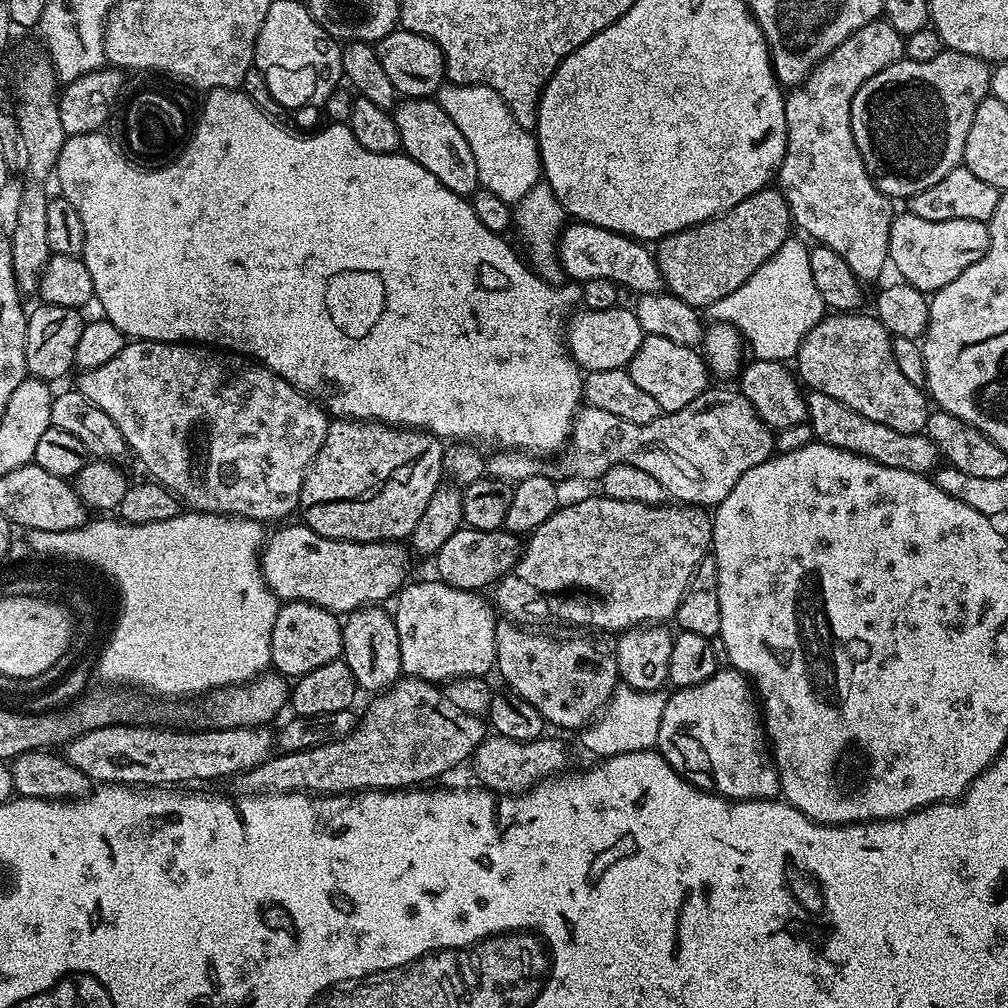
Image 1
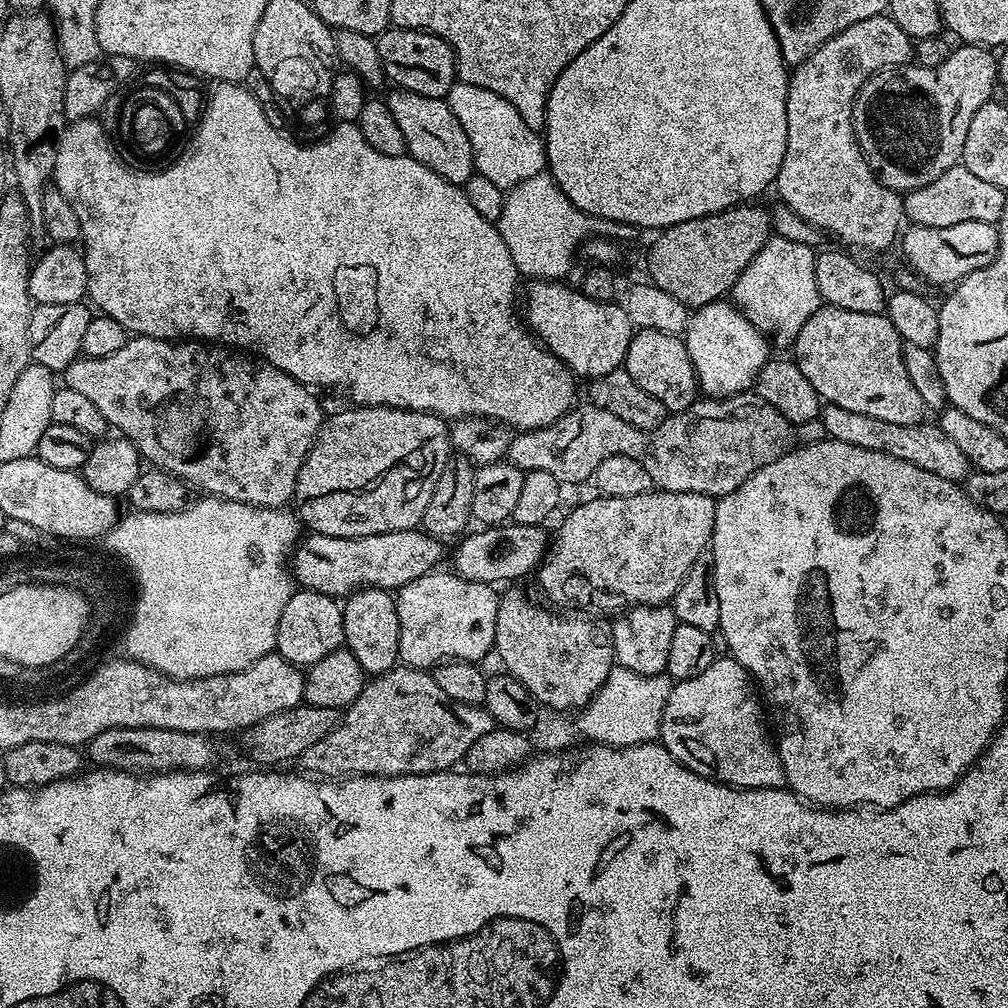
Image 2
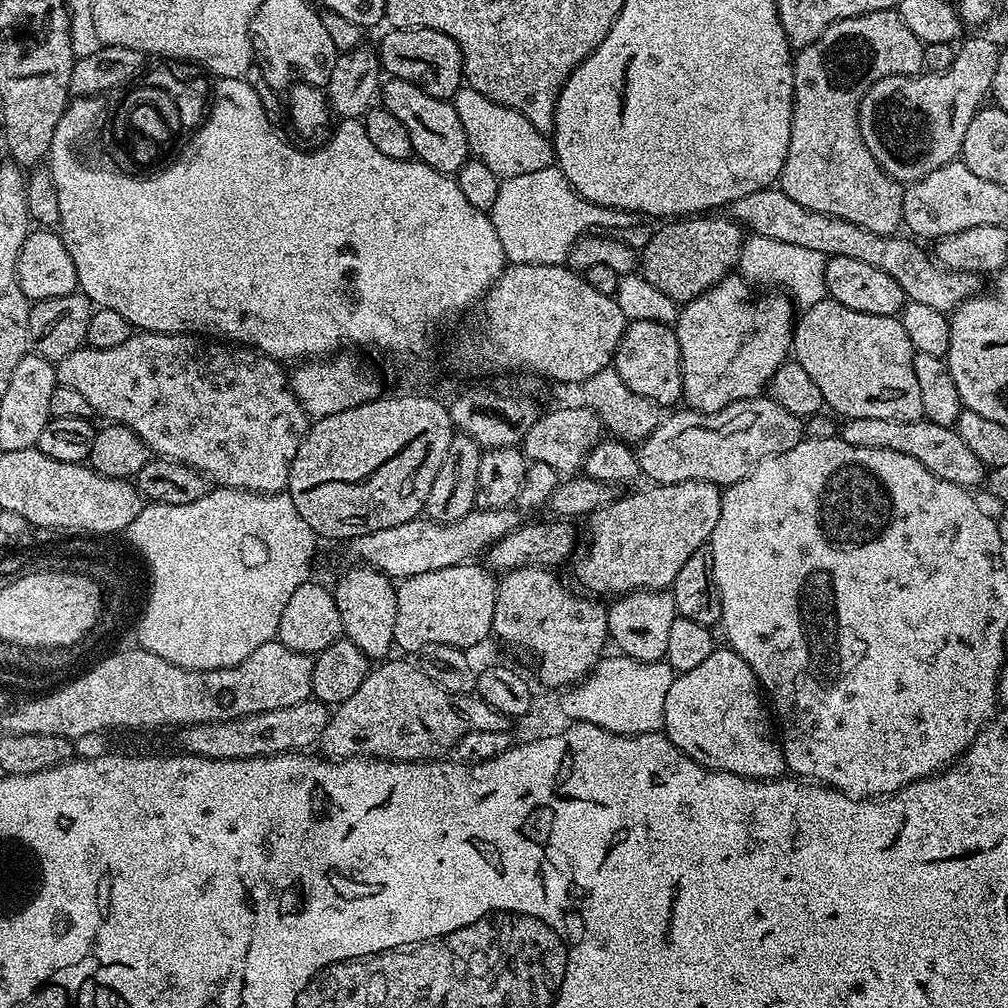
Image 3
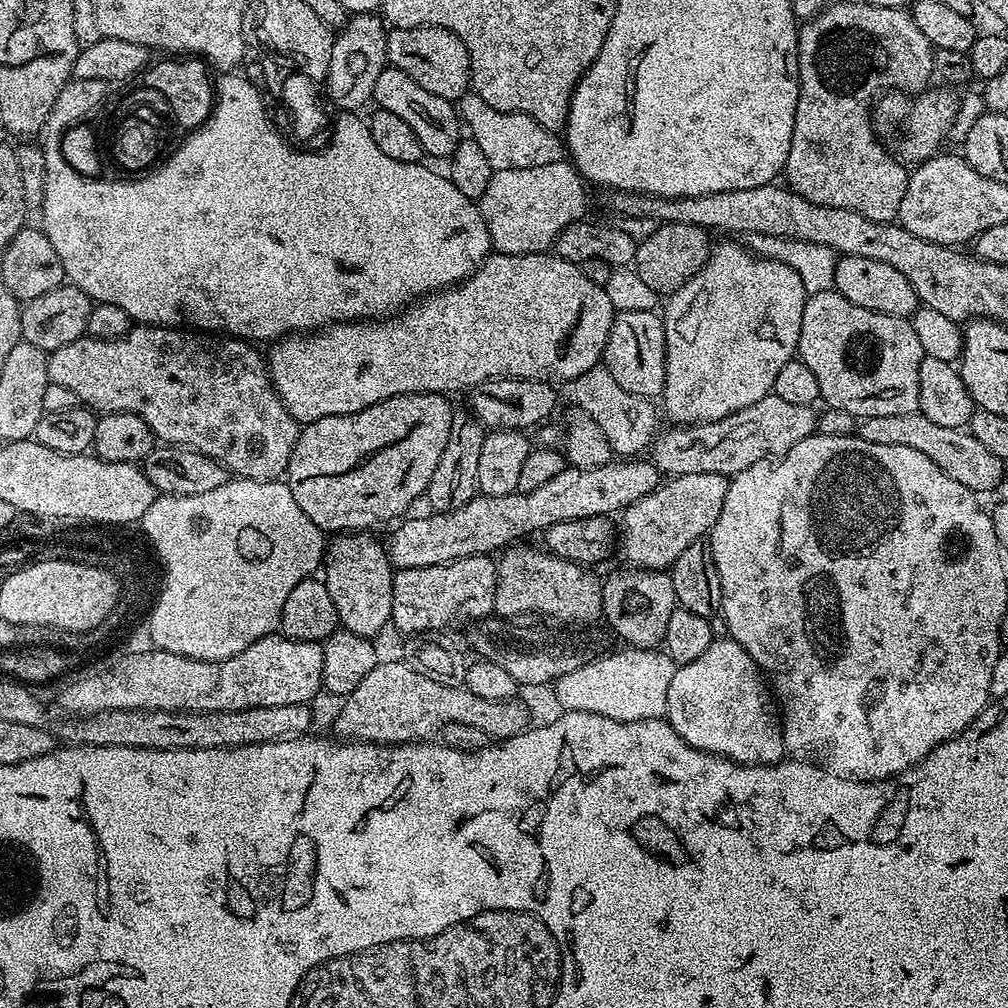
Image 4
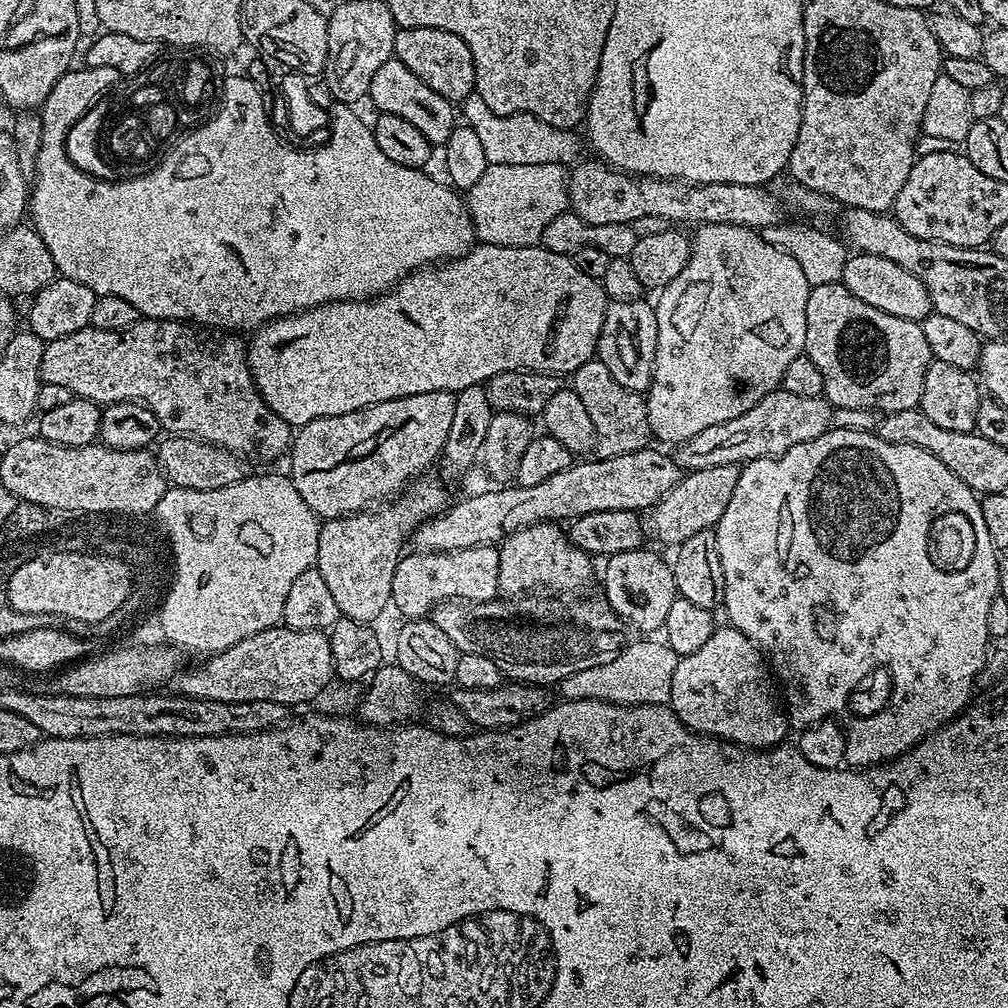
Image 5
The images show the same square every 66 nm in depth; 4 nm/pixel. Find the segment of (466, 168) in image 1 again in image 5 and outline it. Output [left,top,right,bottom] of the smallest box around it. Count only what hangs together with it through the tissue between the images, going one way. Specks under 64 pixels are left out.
[367,59,458,146]

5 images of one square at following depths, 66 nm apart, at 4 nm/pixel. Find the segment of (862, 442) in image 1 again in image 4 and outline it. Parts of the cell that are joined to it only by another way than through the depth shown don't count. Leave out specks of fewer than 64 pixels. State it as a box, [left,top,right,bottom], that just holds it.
[858,413,1005,494]

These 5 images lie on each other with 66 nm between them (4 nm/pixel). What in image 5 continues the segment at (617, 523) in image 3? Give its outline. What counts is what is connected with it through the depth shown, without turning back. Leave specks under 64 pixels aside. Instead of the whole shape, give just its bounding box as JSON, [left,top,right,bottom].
[650,465,741,546]

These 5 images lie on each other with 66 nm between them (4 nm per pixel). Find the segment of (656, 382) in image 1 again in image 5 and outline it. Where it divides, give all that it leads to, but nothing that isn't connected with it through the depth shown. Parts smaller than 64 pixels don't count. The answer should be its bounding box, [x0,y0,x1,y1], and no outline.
[596,298,658,393]

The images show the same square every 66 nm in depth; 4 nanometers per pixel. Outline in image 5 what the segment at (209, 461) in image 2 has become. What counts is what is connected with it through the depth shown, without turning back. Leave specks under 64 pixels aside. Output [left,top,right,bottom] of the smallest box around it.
[40,318,294,460]

